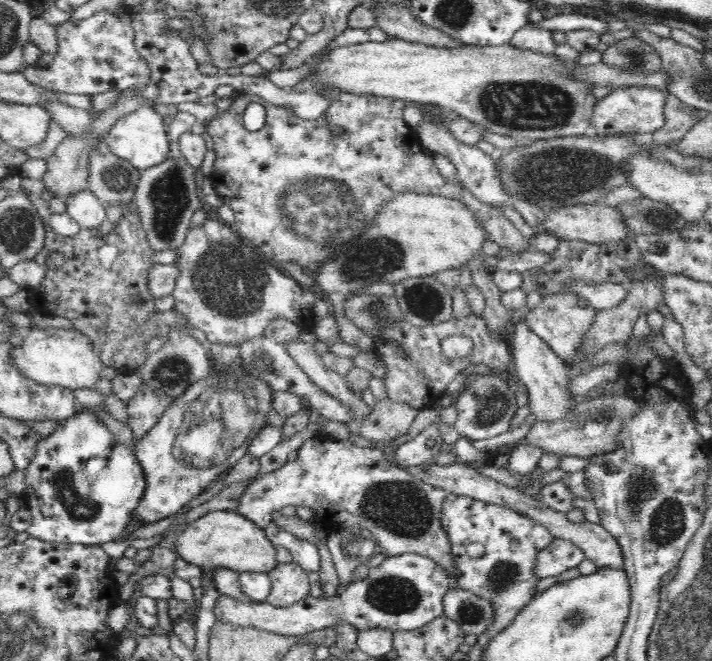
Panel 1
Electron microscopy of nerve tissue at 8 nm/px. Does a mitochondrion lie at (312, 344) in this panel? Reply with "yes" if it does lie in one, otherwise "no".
no

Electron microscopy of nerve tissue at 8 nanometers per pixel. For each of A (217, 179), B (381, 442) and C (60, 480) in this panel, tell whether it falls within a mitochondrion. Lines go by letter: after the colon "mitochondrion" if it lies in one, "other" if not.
A: other
B: other
C: mitochondrion

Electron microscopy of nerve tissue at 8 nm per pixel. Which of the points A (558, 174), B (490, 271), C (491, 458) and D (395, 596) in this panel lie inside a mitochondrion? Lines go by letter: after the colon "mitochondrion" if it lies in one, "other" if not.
A: mitochondrion
B: other
C: other
D: mitochondrion

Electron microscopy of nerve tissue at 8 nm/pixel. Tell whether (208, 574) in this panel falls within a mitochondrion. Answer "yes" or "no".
no

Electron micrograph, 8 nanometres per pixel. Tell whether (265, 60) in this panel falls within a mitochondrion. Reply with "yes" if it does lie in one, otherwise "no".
no

